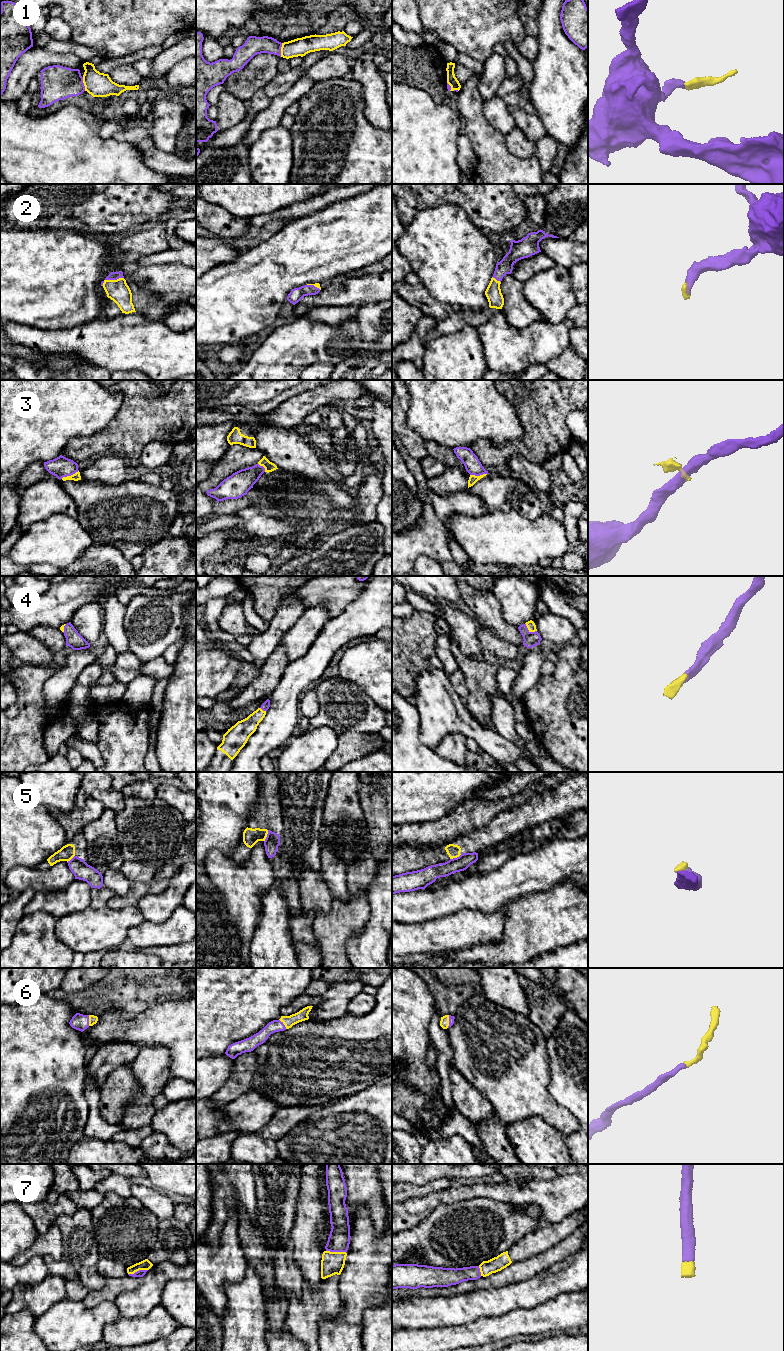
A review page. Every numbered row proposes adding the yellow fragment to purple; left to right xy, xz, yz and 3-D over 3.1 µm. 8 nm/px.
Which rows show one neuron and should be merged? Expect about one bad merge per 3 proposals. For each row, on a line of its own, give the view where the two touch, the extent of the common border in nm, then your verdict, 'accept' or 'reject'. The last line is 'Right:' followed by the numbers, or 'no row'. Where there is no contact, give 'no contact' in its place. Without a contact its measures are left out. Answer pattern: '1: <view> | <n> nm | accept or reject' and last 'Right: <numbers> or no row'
1: xy | 110 nm | reject
2: xy | 200 nm | accept
3: xy | 160 nm | reject
4: yz | 120 nm | accept
5: xz | 100 nm | reject
6: xy | 90 nm | accept
7: xy | 170 nm | accept
Right: 2, 4, 6, 7

